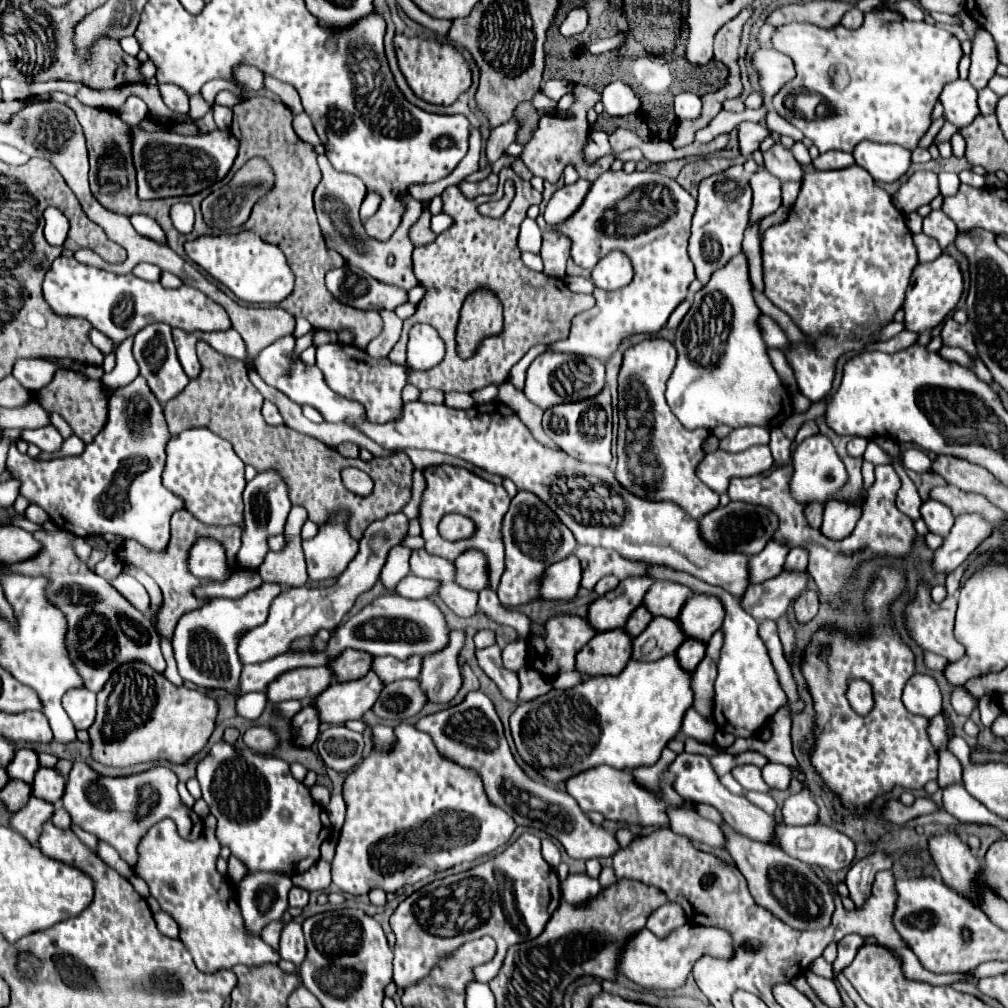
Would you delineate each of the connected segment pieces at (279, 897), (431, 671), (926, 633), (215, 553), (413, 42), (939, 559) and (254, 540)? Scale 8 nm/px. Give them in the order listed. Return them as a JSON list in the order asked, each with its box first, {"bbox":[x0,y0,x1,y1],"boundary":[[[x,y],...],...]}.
[{"bbox":[238,872,292,934],"boundary":[[[248,872],[238,884],[238,904],[246,922],[246,928],[254,934],[272,922],[282,920],[288,908],[288,890],[292,888],[290,876],[278,876],[278,872]]]},{"bbox":[420,630,464,704],"boundary":[[[452,630],[450,644],[436,654],[430,654],[422,660],[420,684],[426,692],[428,702],[448,704],[462,686],[462,676],[458,670],[458,652],[464,644],[464,632]]]},{"bbox":[906,586,964,662],"boundary":[[[926,586],[918,588],[918,602],[908,604],[906,608],[906,620],[908,620],[908,628],[914,636],[914,640],[924,648],[930,650],[934,654],[944,656],[948,662],[954,662],[958,658],[964,656],[964,646],[954,638],[952,628],[954,628],[954,614],[956,614],[958,605],[957,596],[947,596],[940,604],[932,602],[930,598],[930,590]]]},{"bbox":[188,538,236,582],"boundary":[[[200,538],[190,550],[188,568],[202,582],[222,582],[236,570],[236,564],[234,568],[226,564],[224,548],[216,540]]]},{"bbox":[394,34,472,106],"boundary":[[[398,34],[398,36],[394,36],[394,50],[396,50],[400,72],[404,74],[406,82],[410,84],[414,94],[430,104],[450,106],[472,84],[472,72],[470,72],[468,64],[464,62],[462,54],[450,42],[406,38],[406,36]]]},{"bbox":[932,514,992,574],"boundary":[[[976,514],[958,516],[950,534],[944,536],[944,542],[938,550],[934,550],[932,556],[932,568],[938,574],[950,574],[954,572],[974,550],[976,546],[990,536],[992,524],[988,524],[984,518]]]},{"bbox":[236,470,290,570],"boundary":[[[274,470],[260,472],[260,474],[254,476],[254,480],[250,480],[246,484],[246,490],[244,490],[244,530],[242,530],[242,546],[240,546],[240,552],[236,554],[238,564],[242,564],[242,568],[256,570],[264,562],[266,554],[270,552],[268,538],[284,532],[288,512],[290,512],[290,500],[288,500],[286,484],[282,482],[282,478]]]}]

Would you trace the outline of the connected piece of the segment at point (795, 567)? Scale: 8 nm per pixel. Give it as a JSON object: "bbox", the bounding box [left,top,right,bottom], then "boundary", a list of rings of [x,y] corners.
{"bbox":[782,548,808,572],"boundary":[[[792,548],[786,556],[786,564],[782,566],[786,572],[806,572],[808,556],[804,548]]]}

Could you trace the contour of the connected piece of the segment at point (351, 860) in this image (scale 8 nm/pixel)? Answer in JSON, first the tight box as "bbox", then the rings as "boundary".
{"bbox":[332,724,516,894],"boundary":[[[412,724],[394,728],[398,744],[390,754],[370,752],[344,780],[346,822],[340,832],[336,856],[332,860],[332,882],[348,894],[368,894],[372,888],[394,892],[406,884],[414,884],[434,872],[444,872],[460,862],[472,862],[484,854],[504,846],[516,822],[490,804],[484,794],[482,780],[468,768],[462,768],[438,754],[432,738]]]}

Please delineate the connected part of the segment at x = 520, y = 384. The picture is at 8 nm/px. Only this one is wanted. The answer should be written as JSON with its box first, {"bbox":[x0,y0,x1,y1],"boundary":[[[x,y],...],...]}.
{"bbox":[509,344,547,390],"boundary":[[[538,344],[532,347],[525,356],[515,364],[509,374],[509,380],[516,386],[516,388],[523,390],[525,378],[526,378],[526,371],[531,364],[531,362],[536,358],[538,355],[547,351],[547,345]]]}

